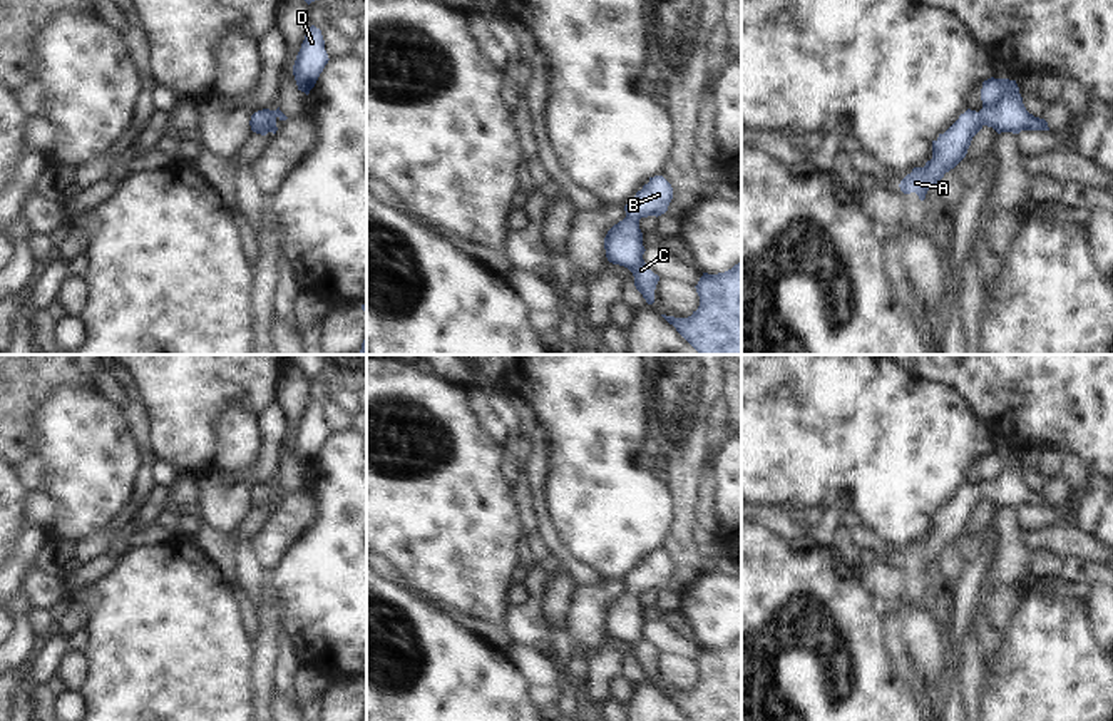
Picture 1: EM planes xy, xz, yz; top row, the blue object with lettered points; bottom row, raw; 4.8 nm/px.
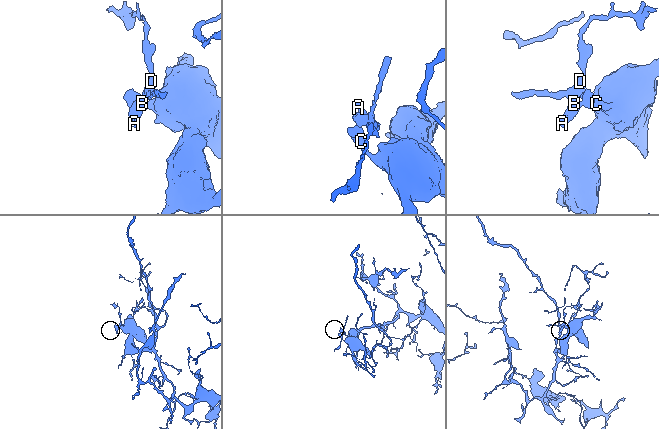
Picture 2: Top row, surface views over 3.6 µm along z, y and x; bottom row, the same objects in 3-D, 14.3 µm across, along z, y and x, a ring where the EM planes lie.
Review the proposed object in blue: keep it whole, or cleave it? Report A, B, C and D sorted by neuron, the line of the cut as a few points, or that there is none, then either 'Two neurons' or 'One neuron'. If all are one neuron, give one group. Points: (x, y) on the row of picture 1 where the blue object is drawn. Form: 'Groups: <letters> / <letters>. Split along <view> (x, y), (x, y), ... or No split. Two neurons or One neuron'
Groups: A B C D. No split. One neuron.

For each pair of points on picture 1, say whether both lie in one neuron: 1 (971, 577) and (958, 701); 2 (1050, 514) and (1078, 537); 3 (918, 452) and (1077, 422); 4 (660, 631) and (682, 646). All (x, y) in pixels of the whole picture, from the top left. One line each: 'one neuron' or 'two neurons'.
1: one neuron
2: two neurons
3: two neurons
4: one neuron

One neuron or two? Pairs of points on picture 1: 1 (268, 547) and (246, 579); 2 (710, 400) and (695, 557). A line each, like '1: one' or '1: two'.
1: two
2: one

